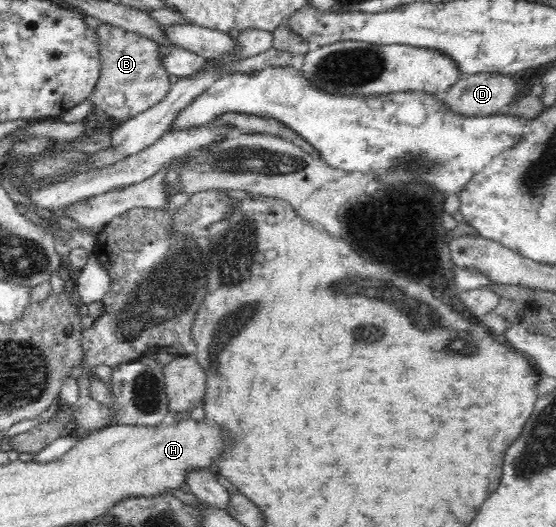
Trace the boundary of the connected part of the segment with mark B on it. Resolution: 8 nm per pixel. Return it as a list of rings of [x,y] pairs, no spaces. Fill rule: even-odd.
[[[103,23],[94,28],[101,52],[101,76],[90,96],[95,108],[116,120],[127,121],[160,103],[170,90],[170,73],[161,60],[155,40],[124,28]]]

